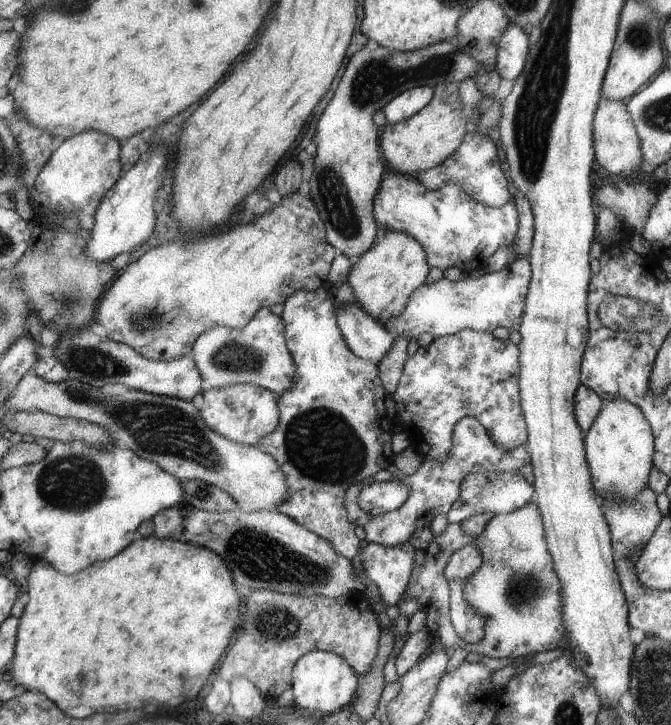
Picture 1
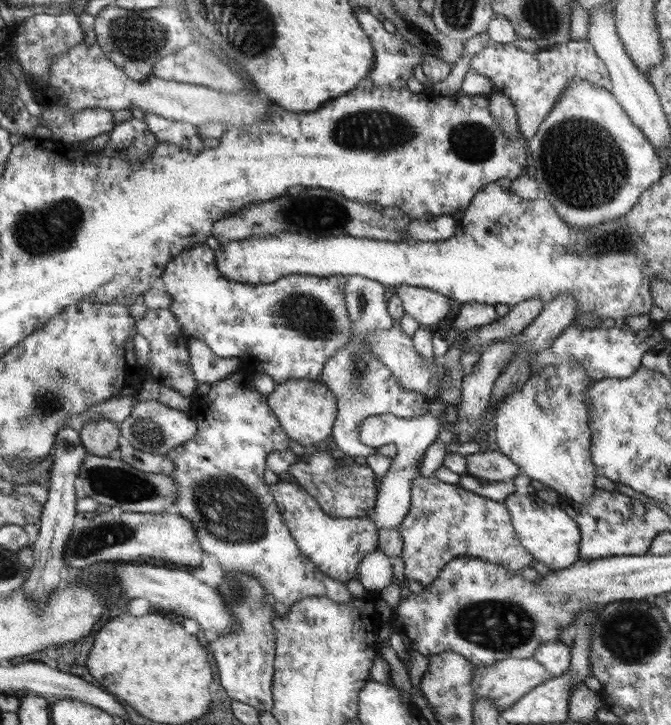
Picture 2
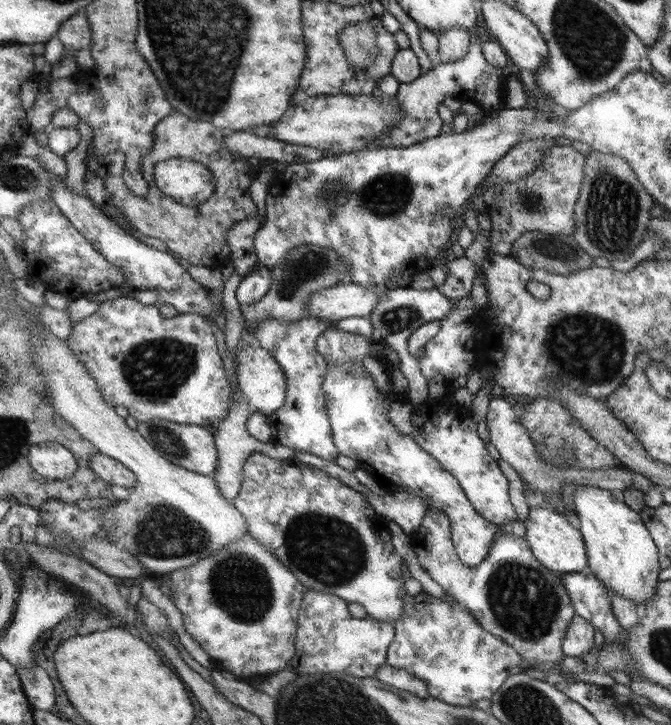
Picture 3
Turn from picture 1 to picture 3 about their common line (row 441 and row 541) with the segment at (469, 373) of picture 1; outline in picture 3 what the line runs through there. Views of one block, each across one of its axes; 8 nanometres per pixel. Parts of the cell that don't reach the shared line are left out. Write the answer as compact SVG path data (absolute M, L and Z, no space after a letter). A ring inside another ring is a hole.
M430 509L426 511L421 526L413 532L412 544L417 550L418 564L425 568L434 582L454 596L460 604L471 610L479 623L494 636L502 638L506 644L513 646L523 656L527 669L543 670L550 665L561 668L565 653L563 640L567 636L571 620L575 618L575 607L567 588L564 587L561 573L546 568L534 555L525 537L514 535L510 528L501 526L501 534L496 538L490 554L477 567L466 565L459 559L454 542L451 540L451 521L444 511Z

